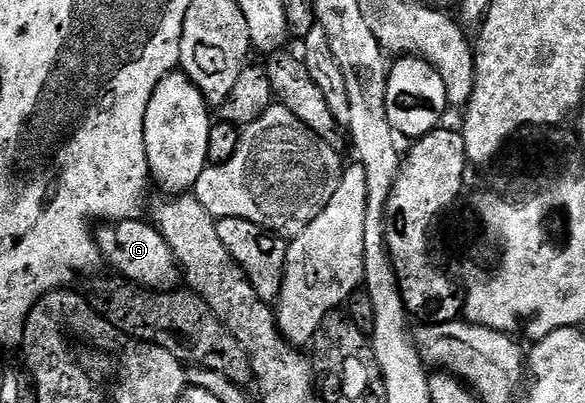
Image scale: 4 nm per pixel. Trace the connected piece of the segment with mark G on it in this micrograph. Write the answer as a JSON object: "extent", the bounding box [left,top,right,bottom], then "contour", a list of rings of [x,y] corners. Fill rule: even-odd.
{"extent":[96,219,180,290],"contour":[[[145,219],[119,220],[107,223],[97,229],[96,239],[98,250],[103,261],[111,264],[117,275],[127,279],[131,284],[139,284],[142,288],[151,290],[170,290],[179,283],[180,269],[174,259],[170,247],[153,223]]]}

